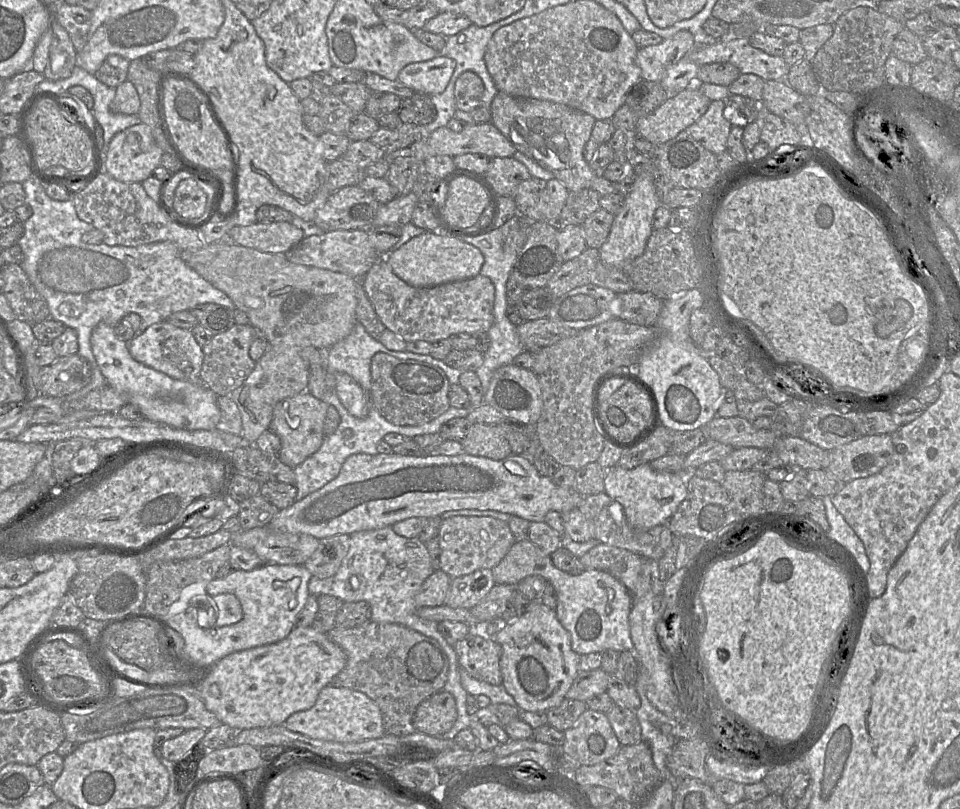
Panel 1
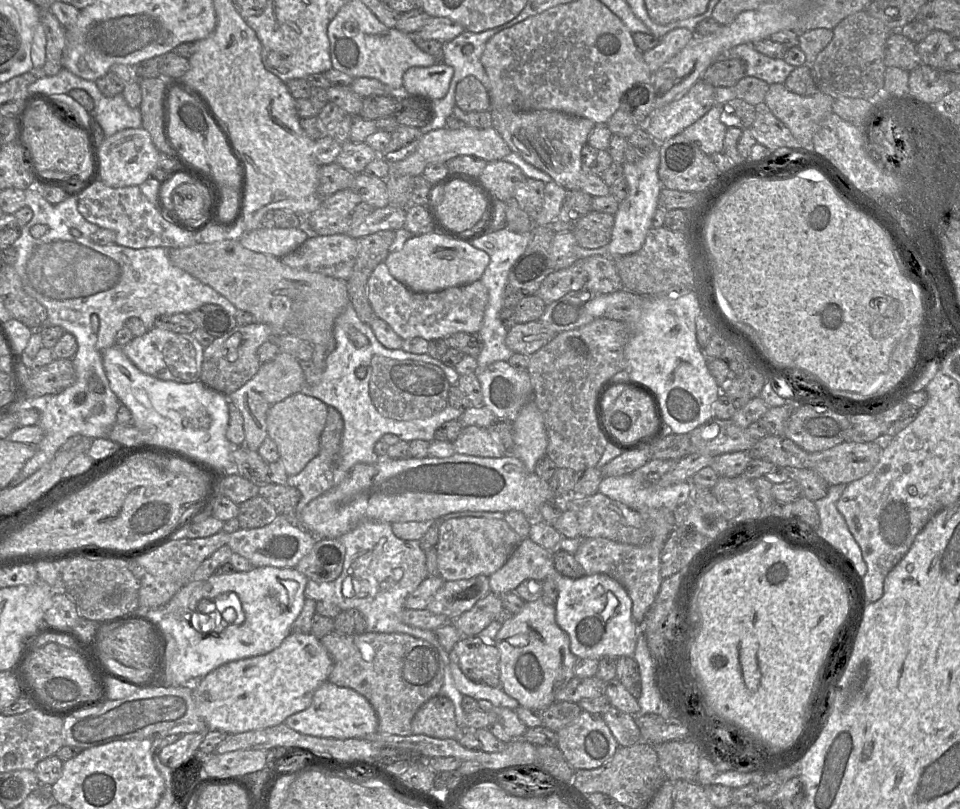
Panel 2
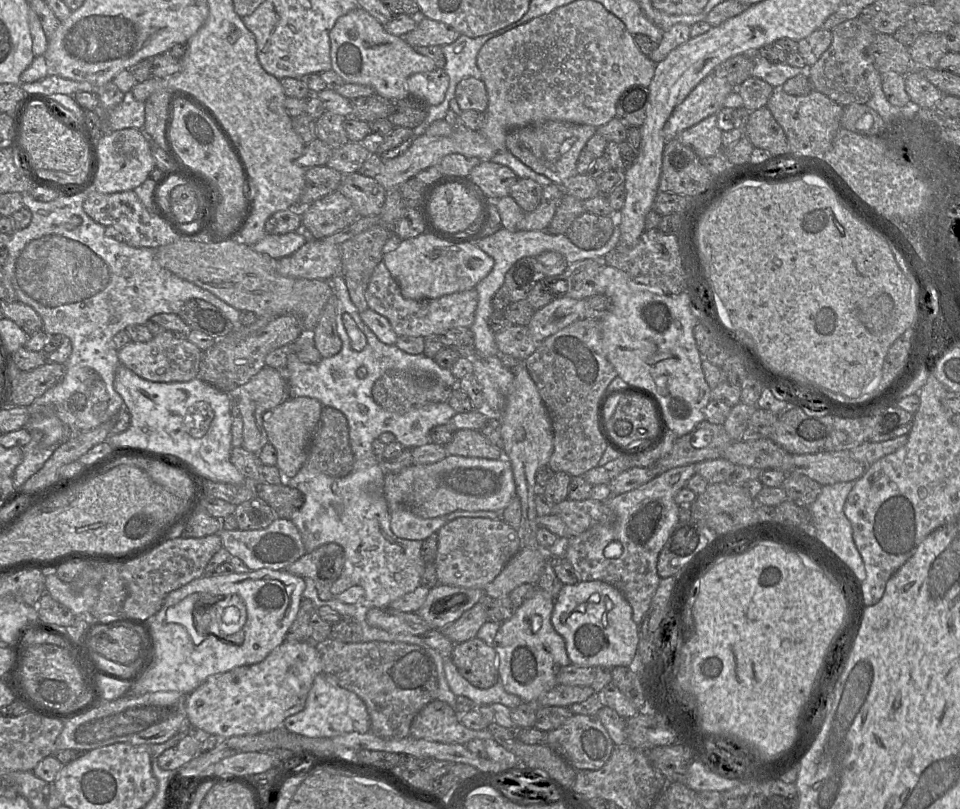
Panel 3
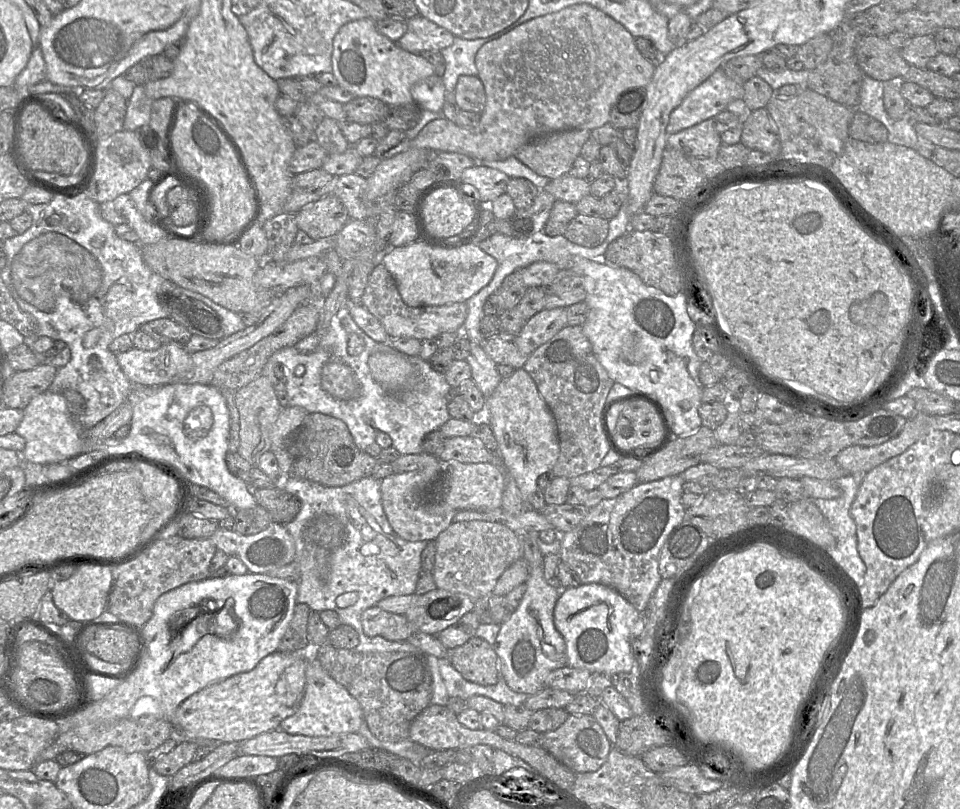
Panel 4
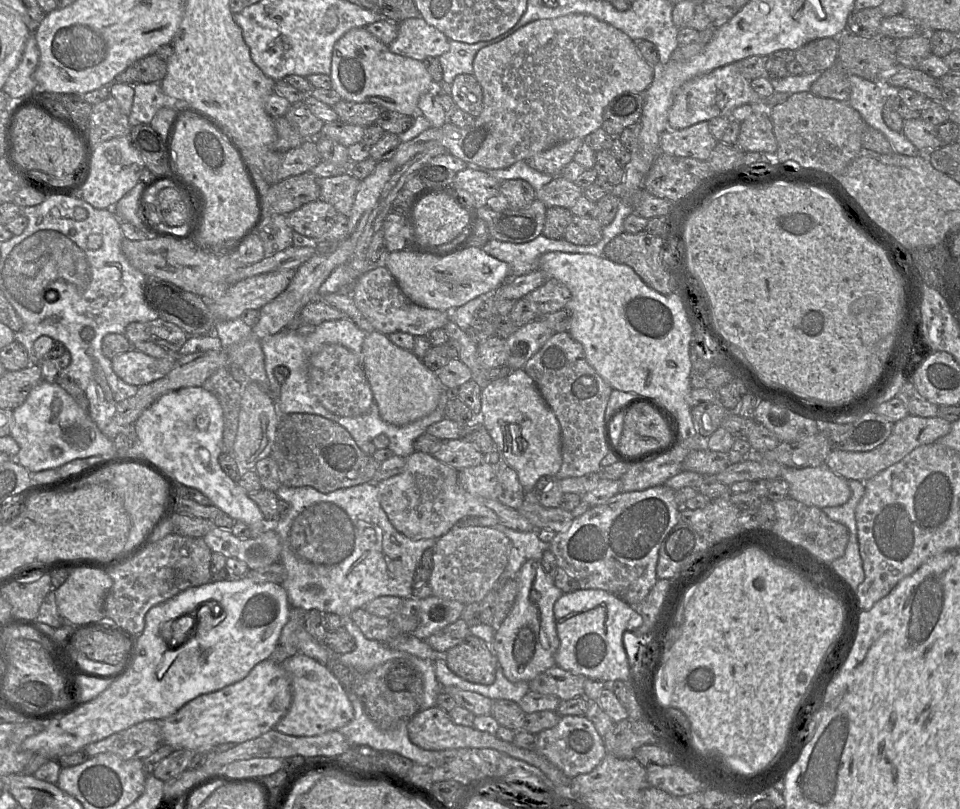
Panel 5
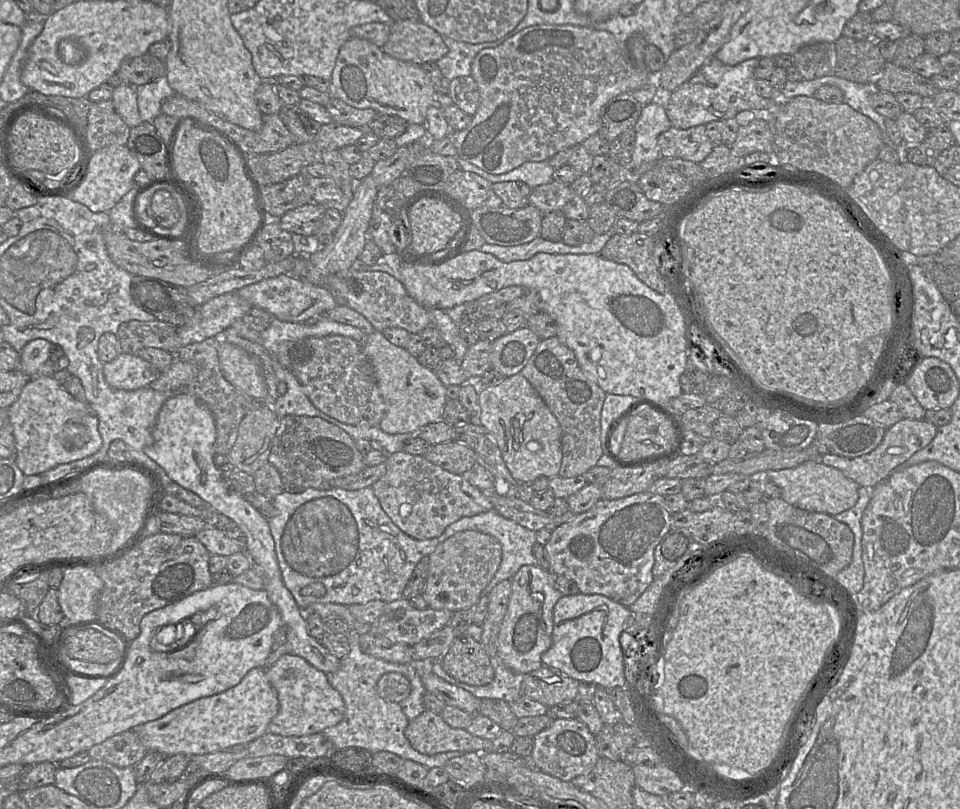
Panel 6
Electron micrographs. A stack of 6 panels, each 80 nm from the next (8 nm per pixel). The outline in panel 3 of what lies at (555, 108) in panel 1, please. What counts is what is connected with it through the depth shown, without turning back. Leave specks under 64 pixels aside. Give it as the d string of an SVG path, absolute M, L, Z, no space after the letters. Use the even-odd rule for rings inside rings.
M547 121L509 131L506 136L506 150L534 172L546 176L556 185L562 185L577 174L579 155L596 130L597 128L591 125Z

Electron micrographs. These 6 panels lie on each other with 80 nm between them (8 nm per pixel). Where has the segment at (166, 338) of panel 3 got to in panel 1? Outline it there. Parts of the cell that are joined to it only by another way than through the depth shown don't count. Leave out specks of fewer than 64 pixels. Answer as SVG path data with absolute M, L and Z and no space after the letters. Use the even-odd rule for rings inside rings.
M168 321L155 323L128 343L131 356L165 375L183 381L198 382L203 363L203 349L195 340L192 332L174 326Z

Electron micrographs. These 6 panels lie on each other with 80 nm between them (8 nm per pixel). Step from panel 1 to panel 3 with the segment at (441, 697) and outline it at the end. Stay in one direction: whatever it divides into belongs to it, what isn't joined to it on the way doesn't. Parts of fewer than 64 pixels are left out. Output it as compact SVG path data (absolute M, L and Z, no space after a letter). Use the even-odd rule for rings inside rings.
M435 699L413 719L410 736L440 743L465 745L473 739L493 738L488 729L471 730L460 722L460 715L448 703Z

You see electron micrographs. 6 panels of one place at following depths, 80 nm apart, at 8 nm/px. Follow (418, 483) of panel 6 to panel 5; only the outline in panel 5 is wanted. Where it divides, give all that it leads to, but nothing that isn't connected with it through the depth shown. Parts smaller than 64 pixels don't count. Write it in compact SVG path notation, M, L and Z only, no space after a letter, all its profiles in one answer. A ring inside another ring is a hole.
M414 451L405 457L402 473L377 483L378 500L393 527L412 540L439 539L455 524L467 517L487 517L521 532L536 530L519 512L501 504L496 498L483 498L465 491L458 482L458 471L433 455Z

